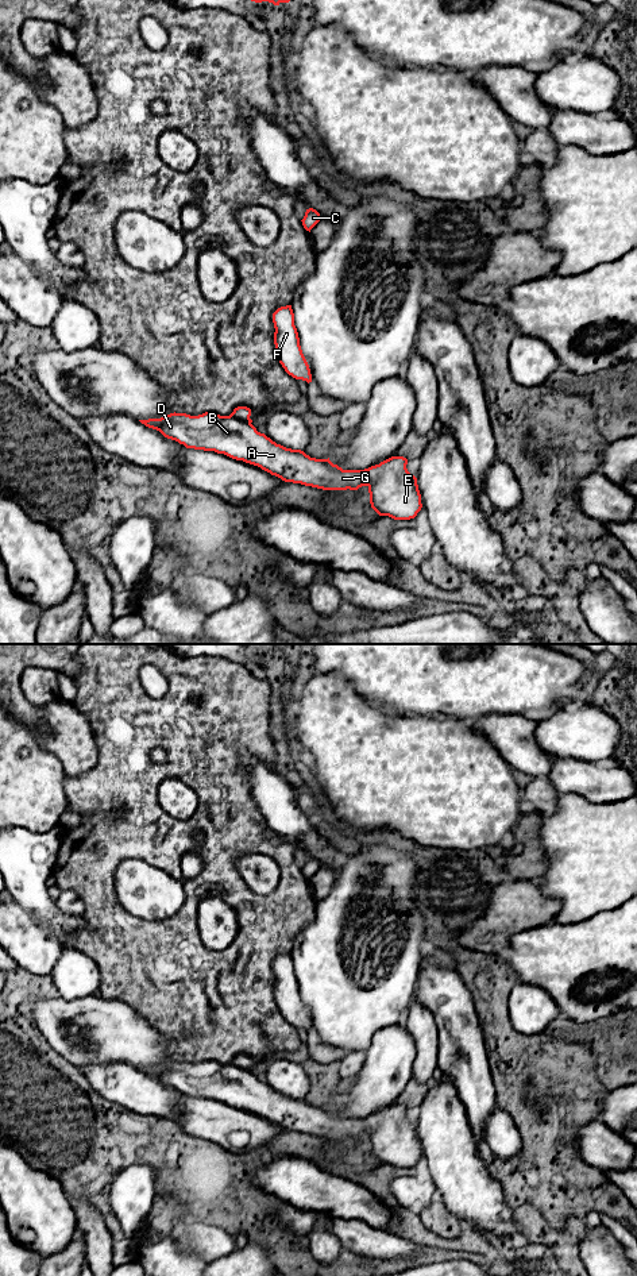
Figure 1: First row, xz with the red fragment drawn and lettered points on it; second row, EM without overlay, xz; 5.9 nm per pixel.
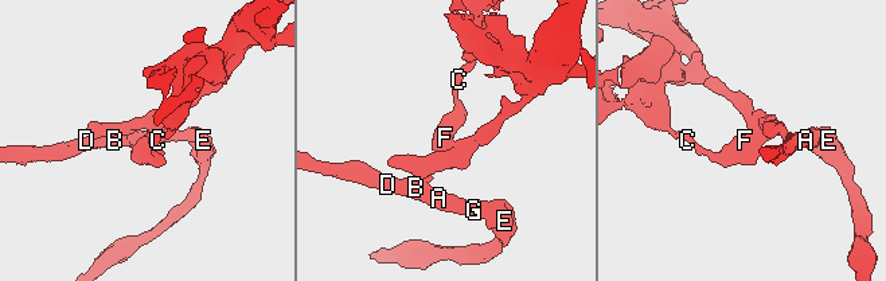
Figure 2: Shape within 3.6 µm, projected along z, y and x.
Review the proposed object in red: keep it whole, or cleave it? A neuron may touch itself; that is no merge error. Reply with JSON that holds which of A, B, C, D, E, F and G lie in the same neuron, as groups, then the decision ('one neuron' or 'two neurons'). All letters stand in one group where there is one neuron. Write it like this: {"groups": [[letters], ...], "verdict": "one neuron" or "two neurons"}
{"groups": [["A", "B", "D", "E", "G"], ["C", "F"]], "verdict": "two neurons"}

